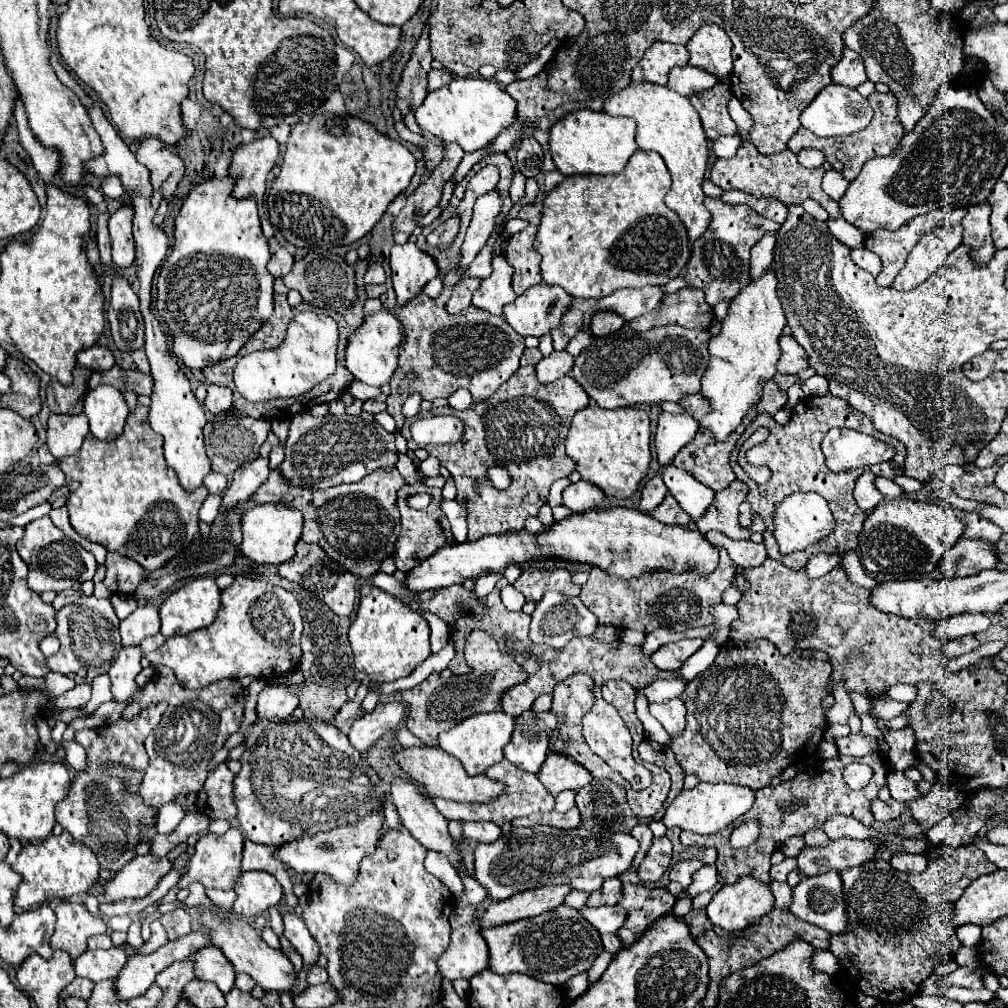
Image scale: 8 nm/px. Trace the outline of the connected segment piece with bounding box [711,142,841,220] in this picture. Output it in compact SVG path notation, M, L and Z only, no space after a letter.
M743 142L743 146L737 150L737 154L729 160L717 160L711 170L711 182L721 186L723 190L743 190L747 194L753 194L757 198L775 198L783 204L801 204L807 198L813 198L821 202L821 206L829 212L831 220L841 218L841 208L837 202L833 202L821 188L821 178L825 170L823 168L805 168L797 162L797 156L791 150L785 150L781 154L763 156L757 152L757 148L751 142Z

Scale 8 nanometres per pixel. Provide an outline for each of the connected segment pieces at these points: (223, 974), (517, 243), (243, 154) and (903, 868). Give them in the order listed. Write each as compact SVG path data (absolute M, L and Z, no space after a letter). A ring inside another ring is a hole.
M205 946L199 952L193 954L193 966L195 966L195 978L201 982L213 982L223 994L227 994L233 988L235 982L235 970L231 962L227 962L225 954L215 946Z
M527 226L523 232L513 234L507 240L507 262L513 266L513 290L515 294L523 294L531 286L543 282L539 272L539 254L533 250L533 240L537 234L537 226Z
M271 136L253 140L251 144L241 144L235 150L229 168L229 174L237 178L233 196L235 198L255 196L257 202L261 204L265 194L267 174L277 164L277 160L279 160L279 144Z
M895 854L891 860L891 866L899 872L923 872L927 868L927 858L923 854Z

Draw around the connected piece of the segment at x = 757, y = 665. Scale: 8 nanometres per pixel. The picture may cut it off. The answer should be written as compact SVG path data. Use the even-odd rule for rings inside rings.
M733 642L721 646L713 666L687 684L681 700L687 706L687 726L679 736L673 736L669 748L673 750L685 774L695 774L701 782L731 782L759 790L771 784L771 778L783 772L797 758L809 756L817 750L825 732L825 714L821 700L831 664L821 660L805 660L797 654L781 656L771 642Z

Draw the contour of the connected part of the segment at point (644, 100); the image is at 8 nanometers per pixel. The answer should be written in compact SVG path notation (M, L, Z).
M629 84L619 94L613 94L605 100L605 112L613 116L627 116L637 122L637 144L641 150L659 152L669 168L673 178L673 186L665 196L665 204L677 212L679 220L687 228L689 244L693 244L711 224L711 212L705 208L703 200L703 176L709 160L709 140L701 126L697 110L691 106L687 98L675 94L665 86L655 84Z

